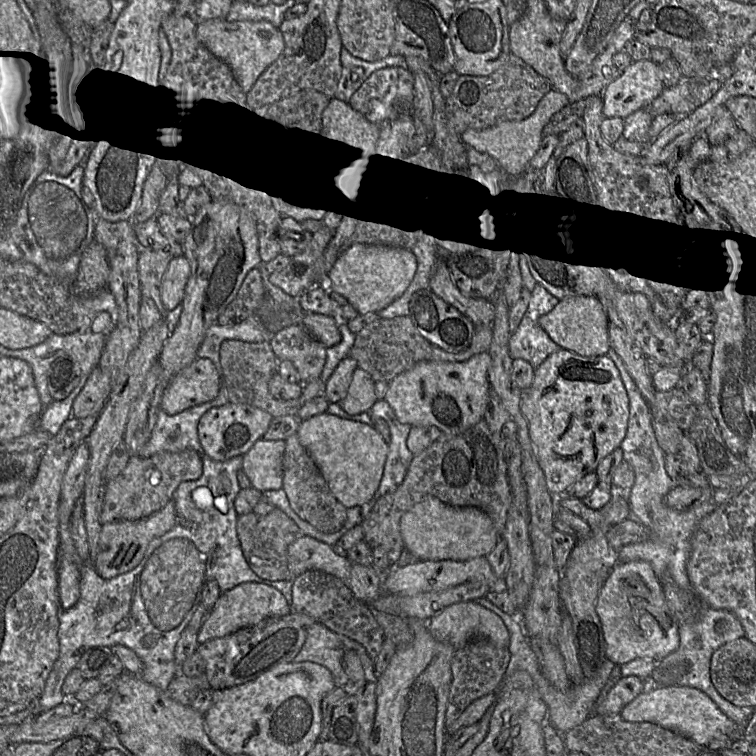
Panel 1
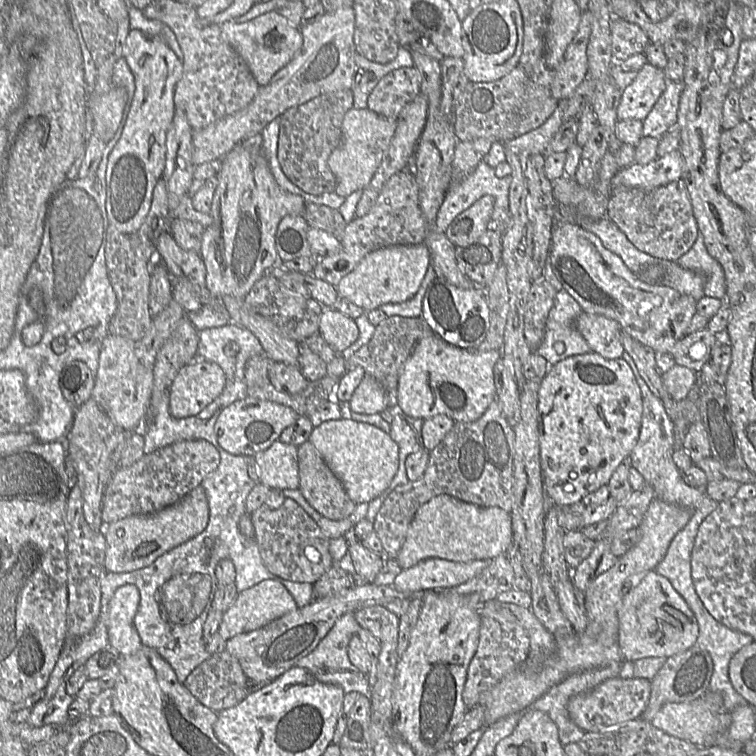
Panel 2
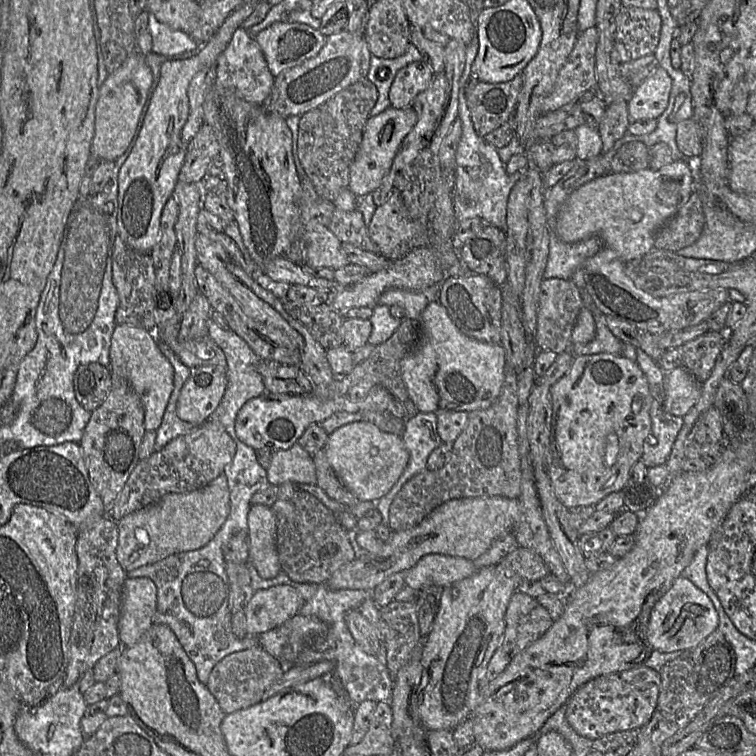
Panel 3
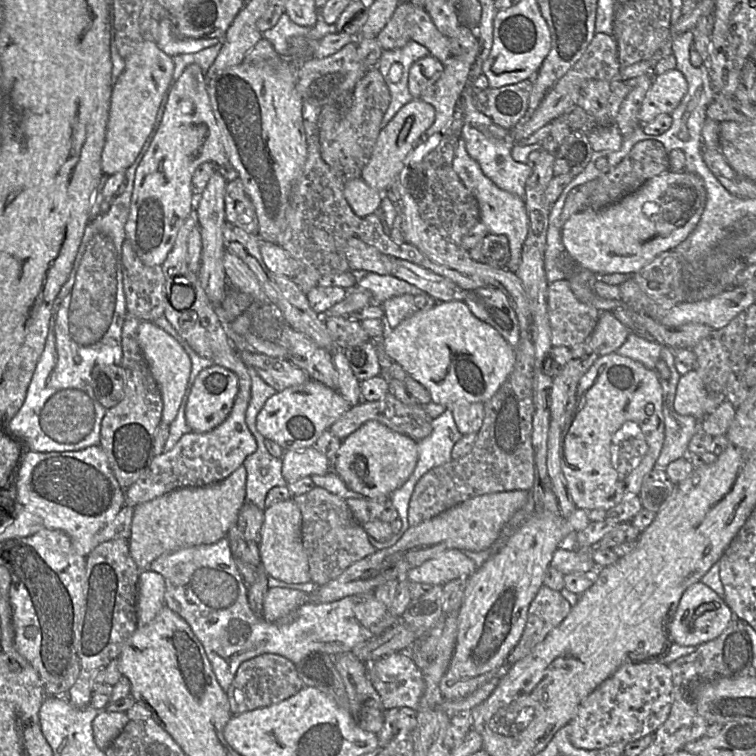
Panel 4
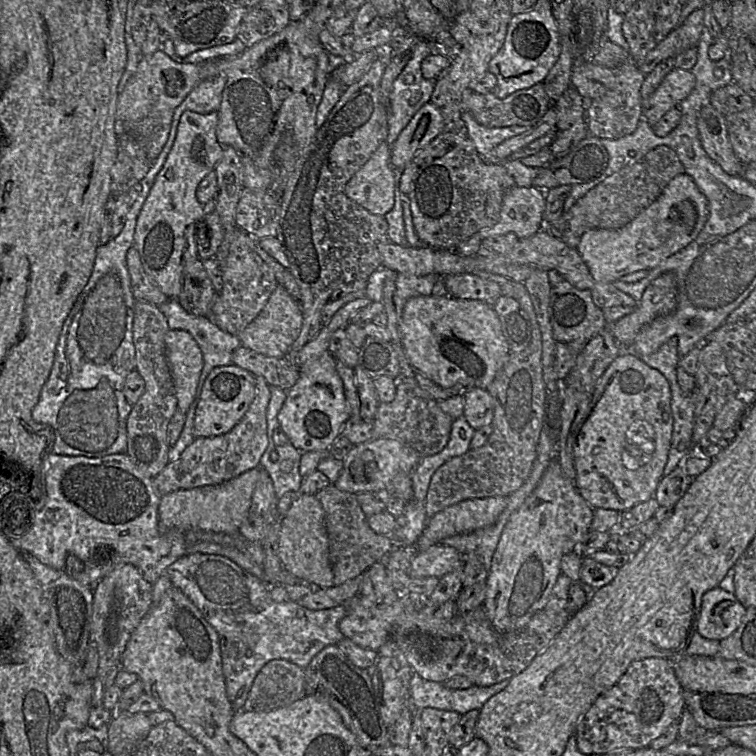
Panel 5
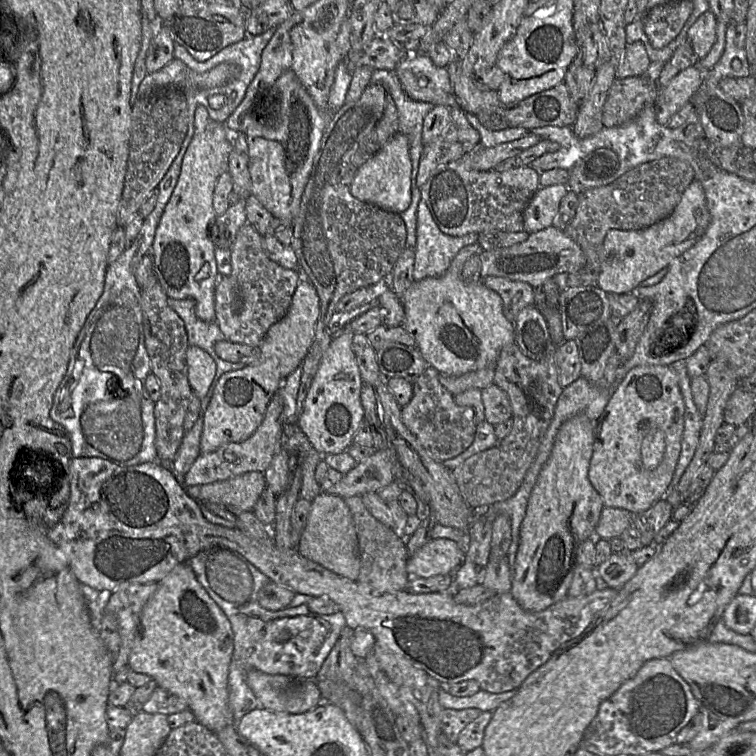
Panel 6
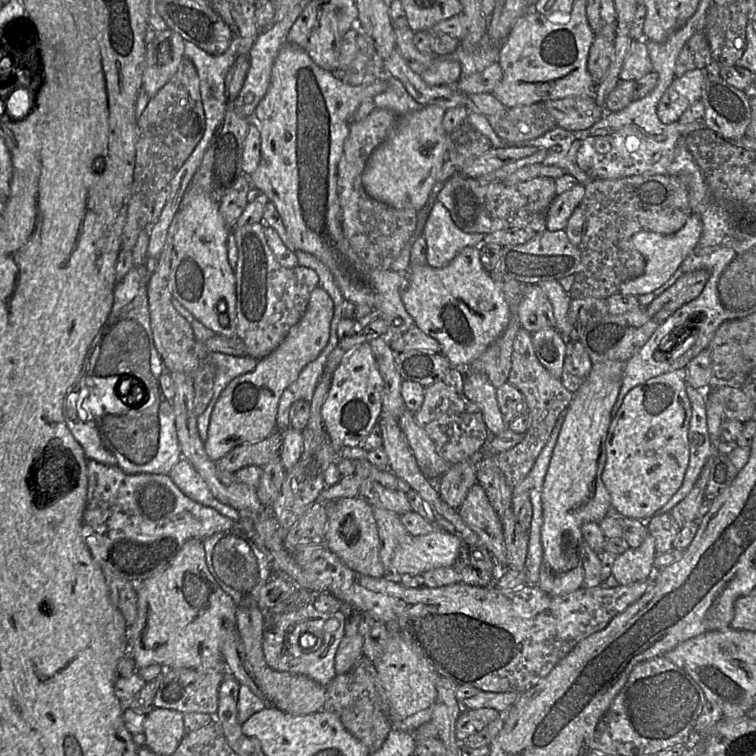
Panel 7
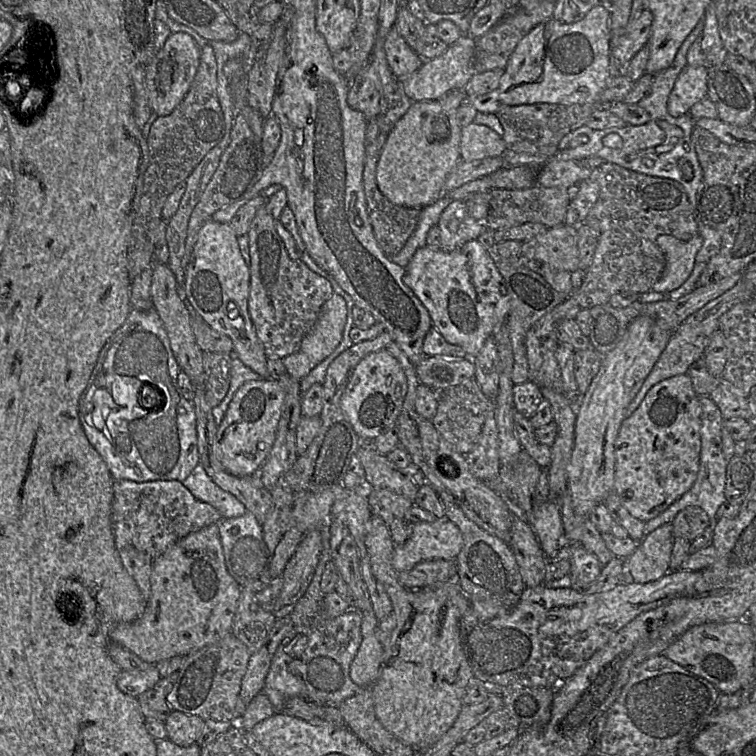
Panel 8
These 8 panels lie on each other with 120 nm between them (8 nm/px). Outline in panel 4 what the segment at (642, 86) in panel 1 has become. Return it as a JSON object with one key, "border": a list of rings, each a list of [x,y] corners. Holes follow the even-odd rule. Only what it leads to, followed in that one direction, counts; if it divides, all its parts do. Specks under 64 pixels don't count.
{"border":[[[676,68],[655,75],[639,111],[639,123],[646,124],[660,114],[670,114],[684,98],[687,90],[687,80]]]}

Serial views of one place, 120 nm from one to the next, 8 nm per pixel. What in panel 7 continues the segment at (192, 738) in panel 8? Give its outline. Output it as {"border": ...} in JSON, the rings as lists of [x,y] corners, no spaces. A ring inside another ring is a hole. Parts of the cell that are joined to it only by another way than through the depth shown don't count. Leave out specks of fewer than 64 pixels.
{"border":[[[154,708],[143,724],[144,746],[155,754],[172,755],[187,733],[183,719],[178,711]]]}

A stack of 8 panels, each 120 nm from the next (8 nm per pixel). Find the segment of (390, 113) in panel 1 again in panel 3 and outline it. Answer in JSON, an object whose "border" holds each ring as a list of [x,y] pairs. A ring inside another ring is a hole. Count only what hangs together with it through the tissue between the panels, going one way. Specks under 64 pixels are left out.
{"border":[[[424,60],[410,63],[399,70],[389,89],[390,107],[412,108],[416,96],[430,85],[434,76],[431,66]]]}

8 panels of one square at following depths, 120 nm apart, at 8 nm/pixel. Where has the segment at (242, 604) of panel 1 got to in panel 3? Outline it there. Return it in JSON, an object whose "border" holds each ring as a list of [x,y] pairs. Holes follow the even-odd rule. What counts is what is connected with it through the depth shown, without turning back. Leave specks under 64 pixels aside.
{"border":[[[290,585],[254,591],[244,606],[246,634],[258,636],[282,625],[299,613],[305,602]]]}

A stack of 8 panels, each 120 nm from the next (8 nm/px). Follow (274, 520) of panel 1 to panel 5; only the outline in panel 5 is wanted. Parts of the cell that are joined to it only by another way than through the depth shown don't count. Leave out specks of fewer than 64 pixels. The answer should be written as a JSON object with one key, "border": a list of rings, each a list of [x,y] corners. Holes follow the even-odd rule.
{"border":[[[331,484],[314,496],[320,501],[325,514],[334,586],[362,575],[373,564],[384,560],[396,548],[390,535],[381,535],[371,529],[368,517],[361,509],[355,494],[341,491]]]}

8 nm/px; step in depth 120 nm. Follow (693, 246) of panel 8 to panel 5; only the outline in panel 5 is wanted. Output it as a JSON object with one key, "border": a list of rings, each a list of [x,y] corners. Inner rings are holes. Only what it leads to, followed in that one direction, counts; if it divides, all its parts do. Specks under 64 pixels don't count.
{"border":[[[686,174],[674,177],[662,194],[636,218],[618,229],[598,228],[584,233],[576,247],[595,280],[613,283],[624,275],[650,271],[668,257],[693,242],[709,216],[708,201],[693,178]]]}

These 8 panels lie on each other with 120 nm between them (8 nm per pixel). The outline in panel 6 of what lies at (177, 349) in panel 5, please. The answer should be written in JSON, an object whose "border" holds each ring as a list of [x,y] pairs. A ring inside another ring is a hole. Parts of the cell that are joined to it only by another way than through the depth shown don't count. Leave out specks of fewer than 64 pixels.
{"border":[[[190,345],[186,352],[188,381],[193,394],[206,396],[217,373],[215,360],[202,349]]]}

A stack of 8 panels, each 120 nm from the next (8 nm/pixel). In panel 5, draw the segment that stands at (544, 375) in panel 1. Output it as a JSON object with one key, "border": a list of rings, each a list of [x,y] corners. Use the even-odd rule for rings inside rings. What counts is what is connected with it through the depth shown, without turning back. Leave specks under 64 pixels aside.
{"border":[[[624,352],[598,379],[591,399],[591,411],[575,436],[572,458],[575,485],[581,496],[594,508],[622,512],[654,497],[664,476],[673,431],[671,390],[658,370],[644,363],[639,355]]]}

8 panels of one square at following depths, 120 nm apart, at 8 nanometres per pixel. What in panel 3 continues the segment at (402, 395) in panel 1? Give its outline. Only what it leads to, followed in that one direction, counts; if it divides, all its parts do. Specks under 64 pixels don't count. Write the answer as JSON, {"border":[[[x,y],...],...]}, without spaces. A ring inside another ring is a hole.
{"border":[[[437,301],[431,302],[417,320],[418,338],[415,346],[400,362],[401,376],[410,400],[420,413],[486,409],[497,399],[505,380],[505,350],[500,344],[487,343],[463,334]]]}

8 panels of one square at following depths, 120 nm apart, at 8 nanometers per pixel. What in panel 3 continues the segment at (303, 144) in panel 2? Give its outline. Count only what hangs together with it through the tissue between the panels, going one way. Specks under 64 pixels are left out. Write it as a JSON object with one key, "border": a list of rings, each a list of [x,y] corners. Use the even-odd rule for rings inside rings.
{"border":[[[364,78],[300,116],[298,137],[293,141],[295,162],[300,177],[306,174],[323,199],[333,201],[348,188],[350,165],[360,147],[366,123],[377,100],[376,86]]]}

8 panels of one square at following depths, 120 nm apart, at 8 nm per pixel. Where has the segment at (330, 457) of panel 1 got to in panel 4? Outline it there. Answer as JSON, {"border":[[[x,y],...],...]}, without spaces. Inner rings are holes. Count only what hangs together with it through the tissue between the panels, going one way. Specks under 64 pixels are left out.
{"border":[[[367,421],[342,440],[334,457],[335,472],[346,487],[367,498],[388,498],[413,473],[418,461],[417,443],[377,421]]]}

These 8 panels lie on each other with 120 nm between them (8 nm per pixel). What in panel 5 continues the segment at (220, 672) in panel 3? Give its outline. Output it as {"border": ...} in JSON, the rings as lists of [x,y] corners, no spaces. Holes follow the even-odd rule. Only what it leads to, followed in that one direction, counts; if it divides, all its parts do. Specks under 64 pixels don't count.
{"border":[[[283,659],[266,663],[255,677],[242,711],[270,711],[308,695],[305,670]]]}

